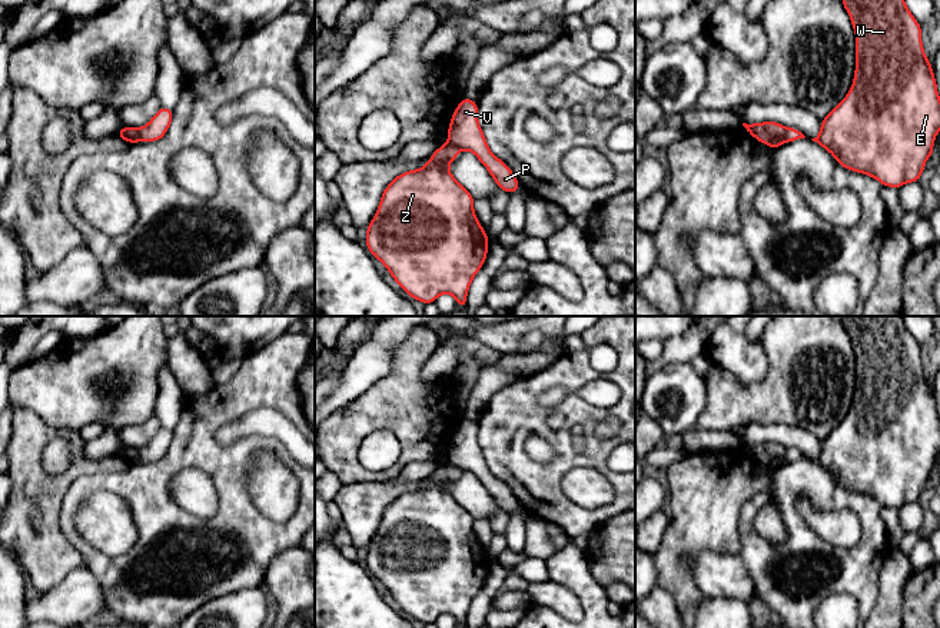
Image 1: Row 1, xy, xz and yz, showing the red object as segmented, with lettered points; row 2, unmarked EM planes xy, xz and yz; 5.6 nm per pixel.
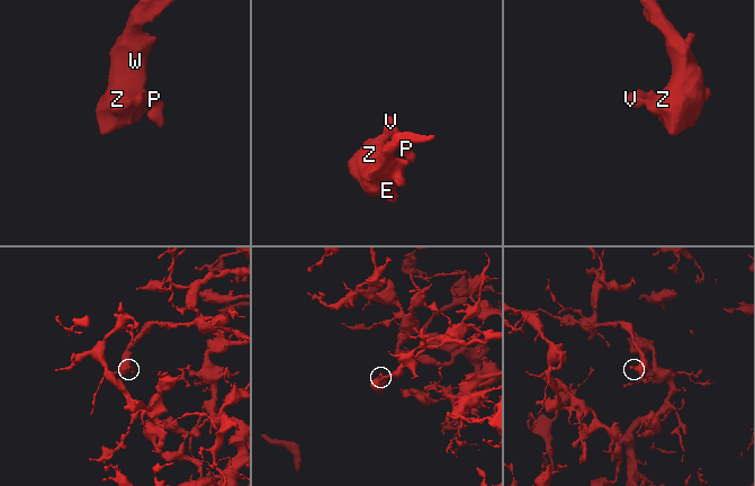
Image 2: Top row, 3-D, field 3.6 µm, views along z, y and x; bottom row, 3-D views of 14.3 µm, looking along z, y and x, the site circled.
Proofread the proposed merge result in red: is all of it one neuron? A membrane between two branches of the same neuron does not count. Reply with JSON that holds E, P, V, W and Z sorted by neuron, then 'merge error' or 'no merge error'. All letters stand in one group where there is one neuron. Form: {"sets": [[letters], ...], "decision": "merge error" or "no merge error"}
{"sets": [["E", "W", "Z"], ["P", "V"]], "decision": "merge error"}

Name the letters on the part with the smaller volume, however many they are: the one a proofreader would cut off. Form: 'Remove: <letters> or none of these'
Remove: P, V

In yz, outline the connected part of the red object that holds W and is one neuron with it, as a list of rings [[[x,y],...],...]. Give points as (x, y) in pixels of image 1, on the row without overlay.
[[[843,316],[854,356],[856,392],[847,416],[811,459],[847,491],[868,495],[883,506],[919,502],[940,452],[940,418],[933,388],[923,372],[921,346],[901,316]]]

